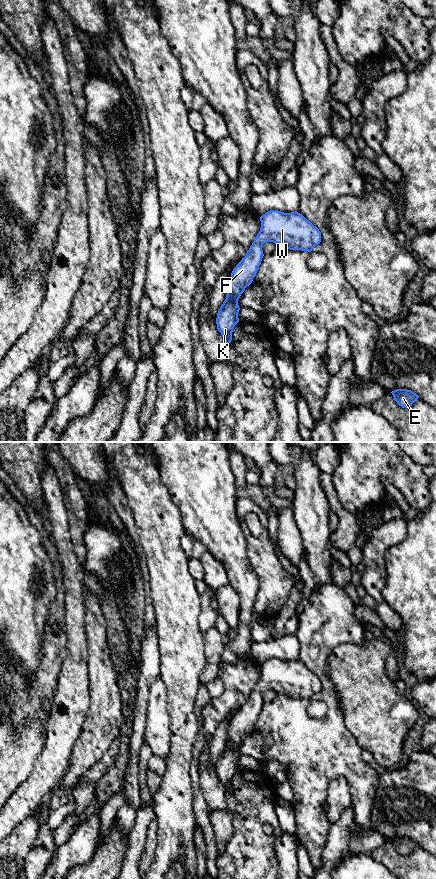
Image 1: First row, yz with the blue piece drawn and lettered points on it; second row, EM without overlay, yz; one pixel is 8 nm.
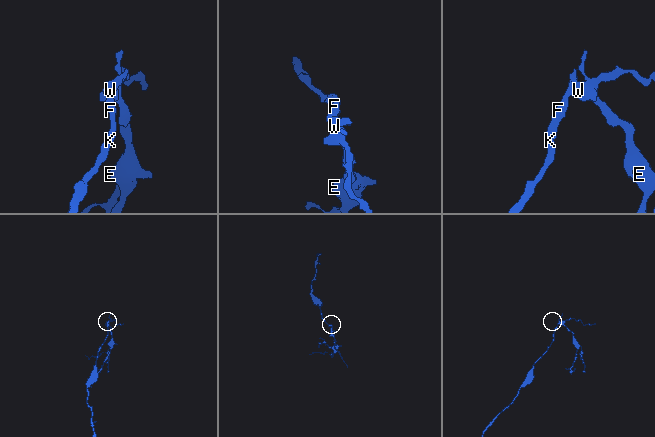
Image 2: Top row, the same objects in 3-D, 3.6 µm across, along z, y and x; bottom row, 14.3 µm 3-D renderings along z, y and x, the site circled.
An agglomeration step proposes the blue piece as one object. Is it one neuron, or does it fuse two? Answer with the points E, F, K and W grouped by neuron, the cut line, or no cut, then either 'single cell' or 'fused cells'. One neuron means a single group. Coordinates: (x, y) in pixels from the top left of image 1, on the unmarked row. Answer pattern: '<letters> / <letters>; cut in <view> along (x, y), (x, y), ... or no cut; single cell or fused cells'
E F K W; no cut; single cell

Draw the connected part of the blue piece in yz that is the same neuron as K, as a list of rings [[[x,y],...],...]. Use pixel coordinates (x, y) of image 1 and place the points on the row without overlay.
[[[270,658],[260,665],[260,669],[259,681],[245,705],[231,721],[226,747],[217,761],[217,777],[226,793],[231,790],[233,777],[239,770],[238,748],[245,736],[252,731],[264,704],[263,692],[273,690],[290,698],[311,700],[321,690],[319,677],[297,659],[284,661]]]

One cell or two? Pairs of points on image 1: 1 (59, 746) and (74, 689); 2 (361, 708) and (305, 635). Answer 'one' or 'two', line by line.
1: one
2: two

